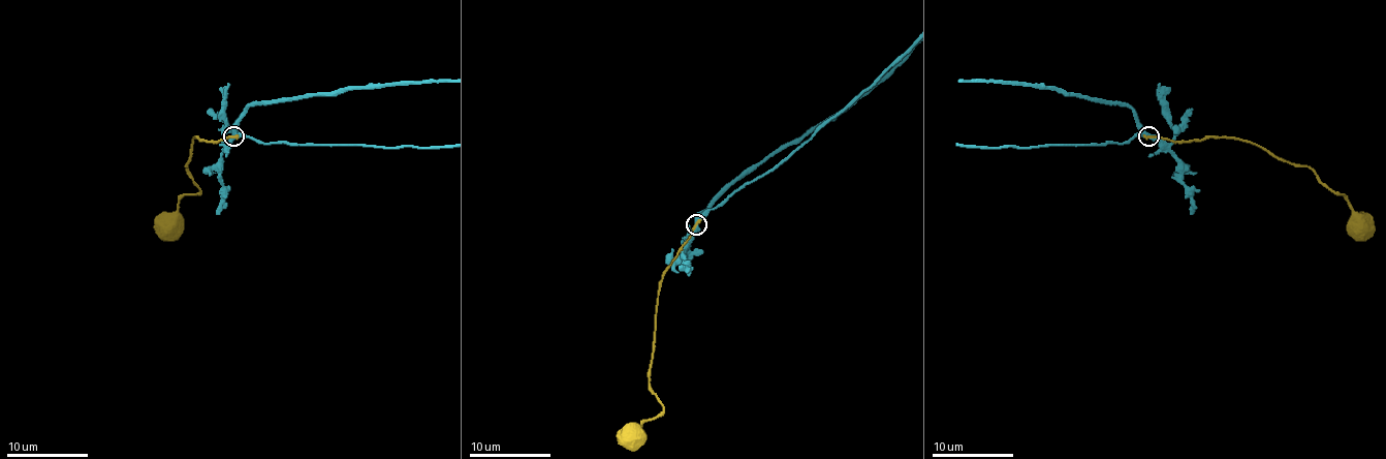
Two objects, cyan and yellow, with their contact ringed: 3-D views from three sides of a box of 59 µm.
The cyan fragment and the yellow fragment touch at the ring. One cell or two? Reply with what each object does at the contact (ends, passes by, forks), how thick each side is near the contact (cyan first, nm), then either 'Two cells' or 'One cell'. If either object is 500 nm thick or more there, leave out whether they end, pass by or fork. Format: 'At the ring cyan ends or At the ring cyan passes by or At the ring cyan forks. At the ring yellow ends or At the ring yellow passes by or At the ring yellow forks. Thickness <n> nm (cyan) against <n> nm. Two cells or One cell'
At the ring cyan forks. At the ring yellow ends. Thickness 320 nm (cyan) against 240 nm. One cell

